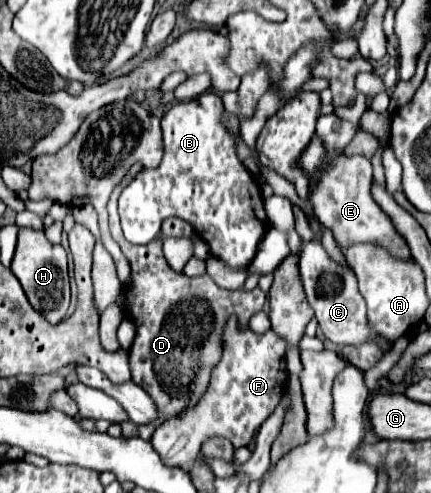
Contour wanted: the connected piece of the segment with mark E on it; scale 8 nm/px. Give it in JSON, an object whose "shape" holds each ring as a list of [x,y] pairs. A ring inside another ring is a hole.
{"shape":[[[314,135],[312,141],[302,151],[302,155],[298,157],[298,161],[294,163],[294,167],[308,177],[310,183],[308,199],[314,209],[314,215],[322,227],[332,231],[340,249],[348,249],[350,245],[356,243],[370,243],[384,249],[394,259],[412,261],[412,253],[406,239],[394,229],[392,219],[382,211],[382,207],[374,201],[370,193],[373,179],[370,159],[361,155],[349,157],[341,155],[328,161],[322,139]]]}

